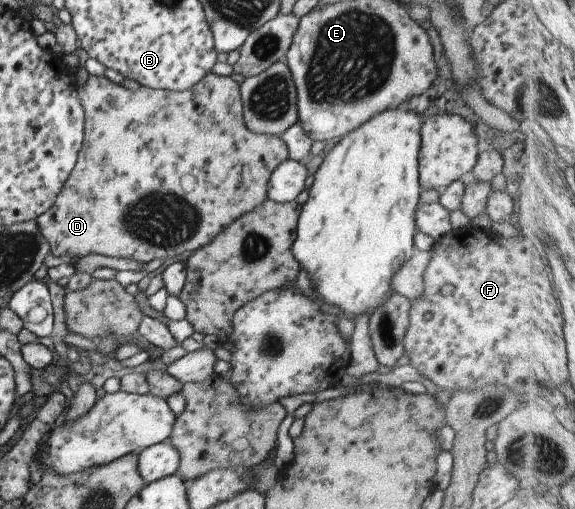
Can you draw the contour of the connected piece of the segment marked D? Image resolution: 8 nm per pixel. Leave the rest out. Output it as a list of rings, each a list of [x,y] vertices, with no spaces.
[[[213,72],[207,73],[197,84],[193,84],[191,88],[182,91],[172,91],[163,89],[152,89],[140,86],[135,91],[130,91],[119,84],[115,84],[103,75],[89,75],[85,83],[81,86],[75,86],[77,90],[77,100],[83,108],[83,140],[81,140],[81,148],[77,154],[77,160],[67,176],[67,180],[63,182],[61,190],[57,192],[53,204],[47,208],[43,214],[35,218],[37,230],[39,234],[45,238],[49,252],[53,256],[74,257],[78,260],[89,254],[101,254],[102,256],[113,258],[133,258],[135,262],[151,262],[151,260],[159,260],[175,258],[176,256],[188,255],[195,249],[201,248],[211,242],[211,238],[215,238],[235,219],[247,212],[251,212],[255,206],[259,206],[261,202],[267,199],[265,188],[267,188],[267,180],[271,176],[271,170],[283,160],[288,158],[287,146],[281,140],[281,137],[267,133],[249,132],[244,125],[242,115],[242,102],[239,96],[239,85],[229,76],[221,77]]]

